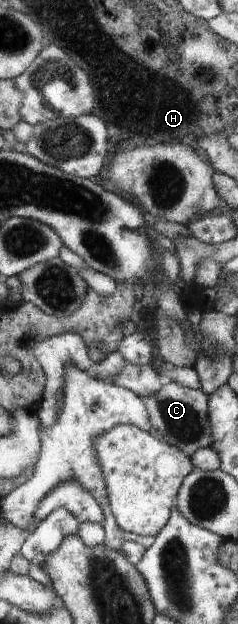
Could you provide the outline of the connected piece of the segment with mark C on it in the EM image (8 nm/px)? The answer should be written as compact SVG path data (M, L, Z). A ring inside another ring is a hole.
M163 379L163 384L159 391L155 391L149 397L142 397L143 403L151 421L151 427L155 433L159 433L165 442L173 447L177 447L181 453L190 457L196 451L211 447L211 425L209 425L209 397L201 390L183 387L181 384Z

